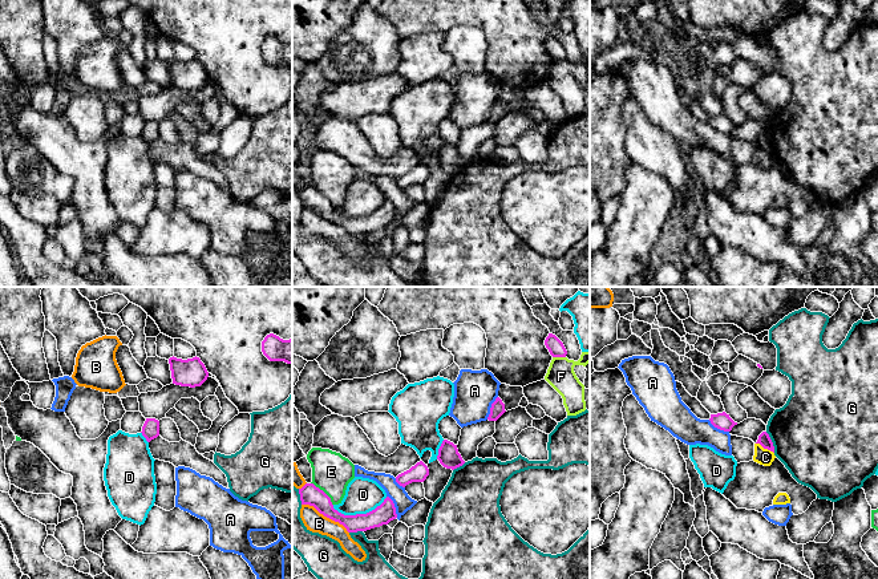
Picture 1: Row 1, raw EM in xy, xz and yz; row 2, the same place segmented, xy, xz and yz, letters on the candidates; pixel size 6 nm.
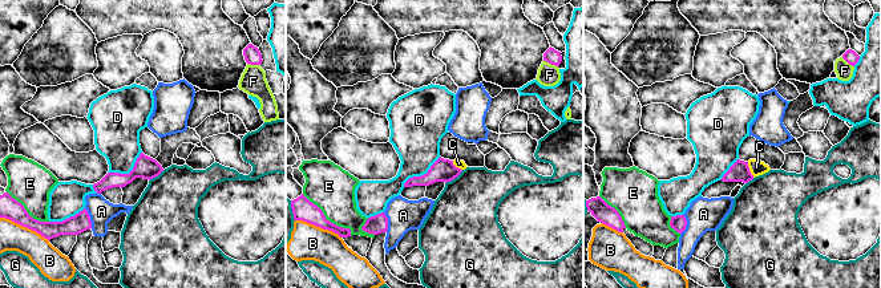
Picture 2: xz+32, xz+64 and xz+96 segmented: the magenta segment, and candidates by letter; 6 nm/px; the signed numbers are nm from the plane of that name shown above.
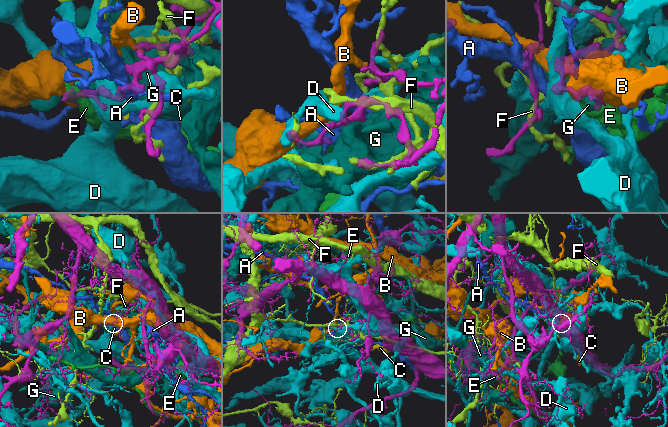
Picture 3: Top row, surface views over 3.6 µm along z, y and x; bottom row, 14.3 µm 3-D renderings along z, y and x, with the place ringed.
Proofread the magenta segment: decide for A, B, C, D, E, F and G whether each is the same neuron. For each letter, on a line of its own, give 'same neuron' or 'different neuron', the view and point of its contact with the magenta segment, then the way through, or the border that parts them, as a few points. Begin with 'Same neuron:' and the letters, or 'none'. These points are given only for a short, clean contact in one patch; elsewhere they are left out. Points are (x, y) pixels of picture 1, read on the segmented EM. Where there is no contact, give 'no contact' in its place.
Same neuron: none
A: different neuron | xz (490, 408)
B: different neuron | xz (326, 515)
C: different neuron | yz (765, 448) | along yz (756, 442), (773, 453)
D: different neuron | xz (359, 514)
E: different neuron | xz (324, 493)
F: different neuron | xz (559, 356)
G: different neuron | yz (772, 442)

